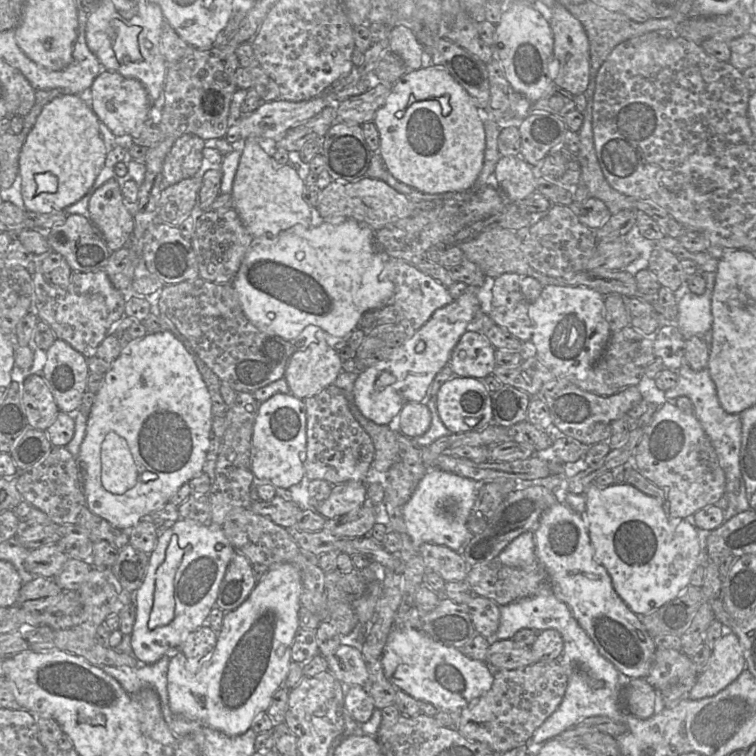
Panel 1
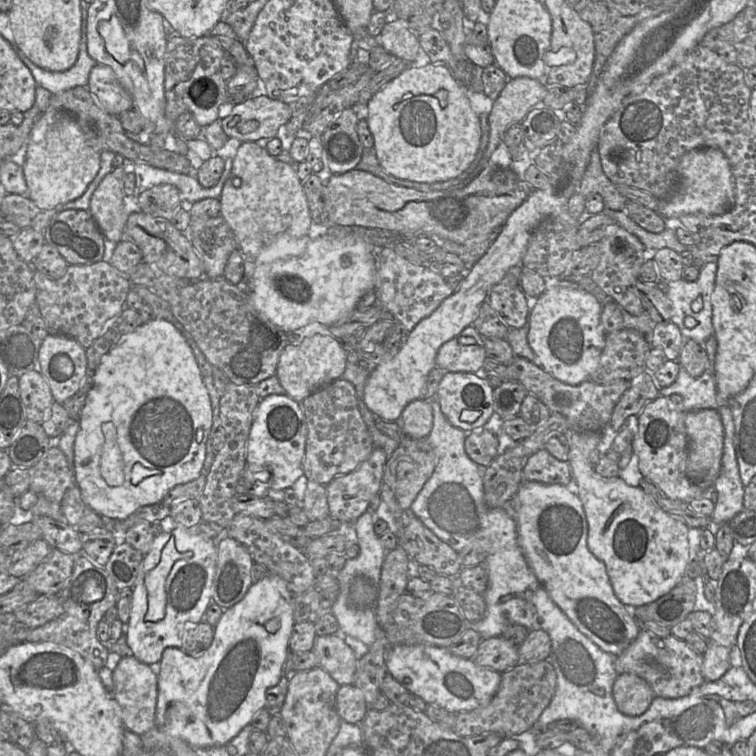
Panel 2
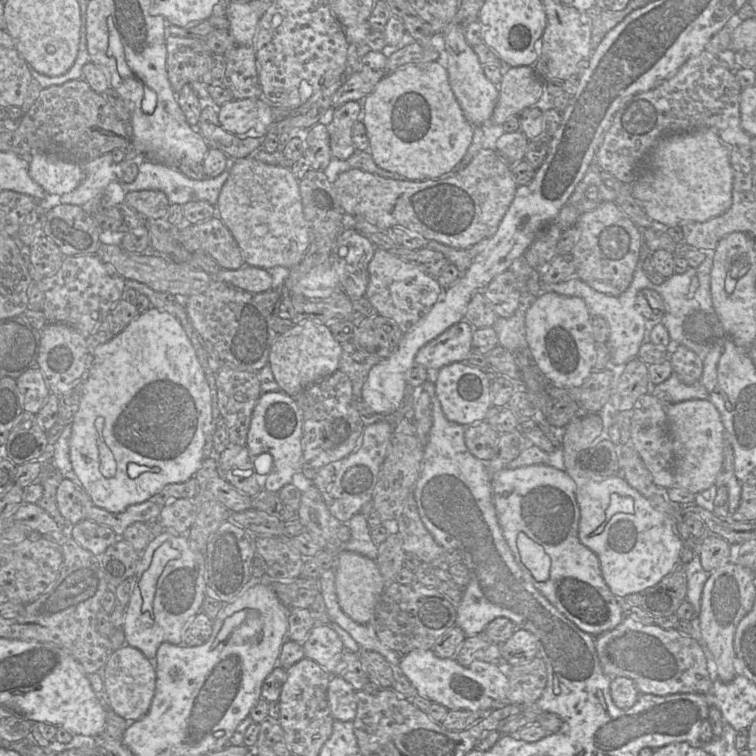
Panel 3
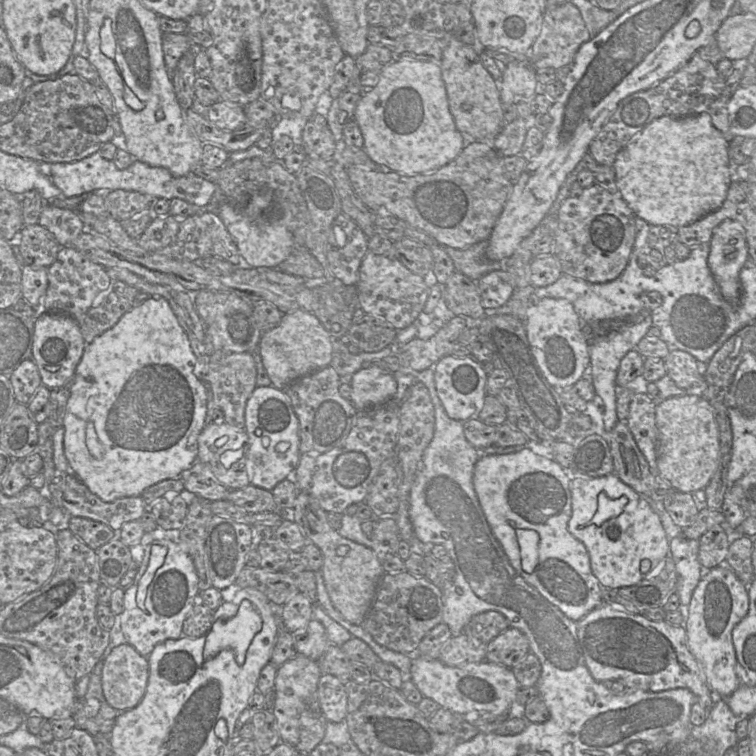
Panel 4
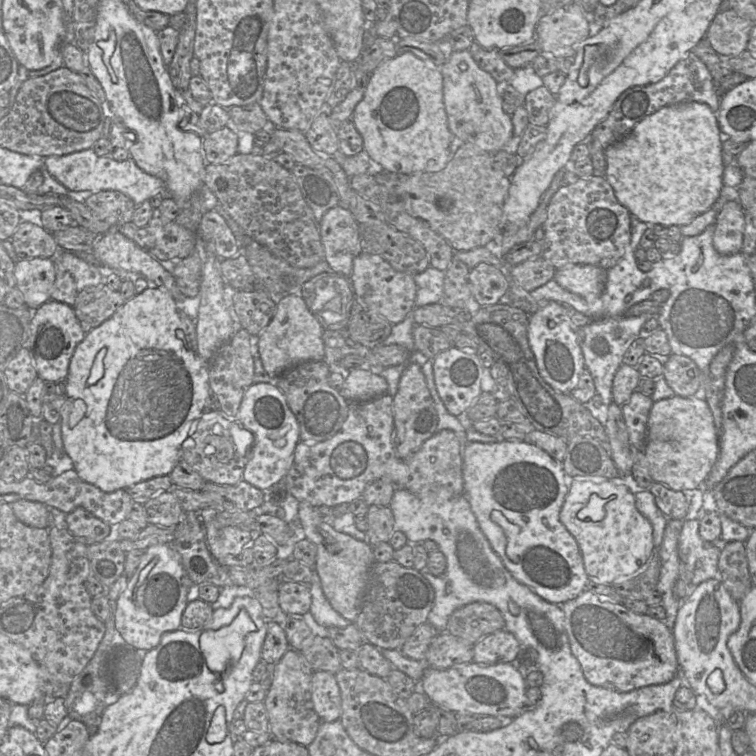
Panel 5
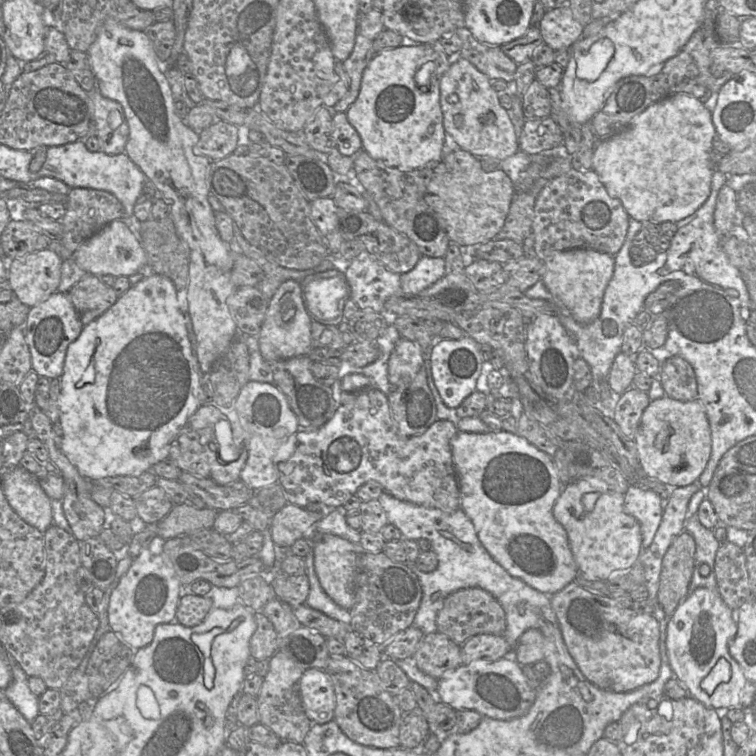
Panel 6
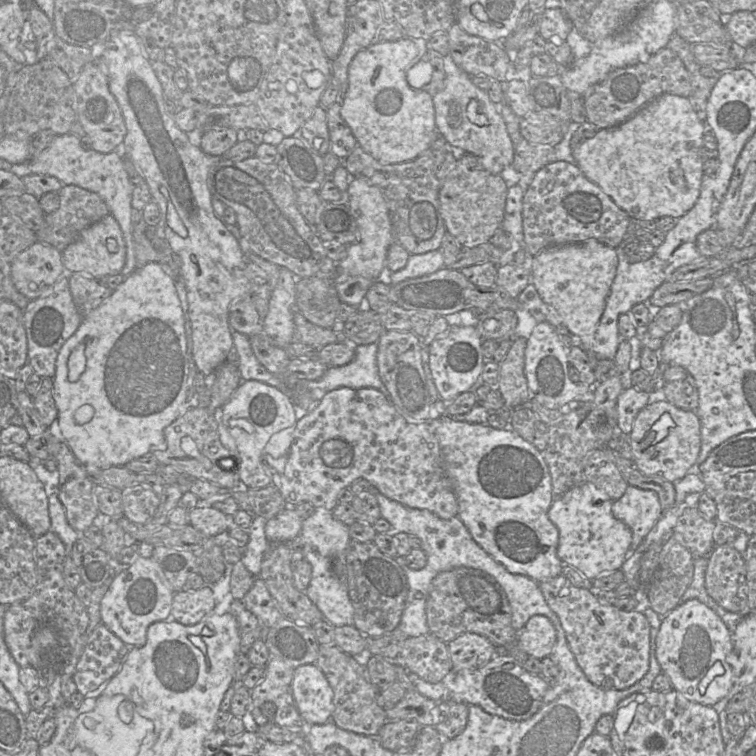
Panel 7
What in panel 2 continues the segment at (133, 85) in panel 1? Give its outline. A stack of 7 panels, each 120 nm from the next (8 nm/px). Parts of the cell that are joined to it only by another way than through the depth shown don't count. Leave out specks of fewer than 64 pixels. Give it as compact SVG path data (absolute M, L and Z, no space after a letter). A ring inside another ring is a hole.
M96 64L89 75L88 89L108 113L119 116L133 107L131 95L119 83L112 68Z

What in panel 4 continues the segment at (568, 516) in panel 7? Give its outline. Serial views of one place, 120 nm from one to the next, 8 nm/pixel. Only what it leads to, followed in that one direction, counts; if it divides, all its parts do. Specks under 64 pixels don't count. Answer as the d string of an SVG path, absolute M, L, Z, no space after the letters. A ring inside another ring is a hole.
M612 473L602 477L571 477L572 513L569 532L586 547L592 573L602 586L619 589L654 576L670 553L669 538L659 515L644 496Z

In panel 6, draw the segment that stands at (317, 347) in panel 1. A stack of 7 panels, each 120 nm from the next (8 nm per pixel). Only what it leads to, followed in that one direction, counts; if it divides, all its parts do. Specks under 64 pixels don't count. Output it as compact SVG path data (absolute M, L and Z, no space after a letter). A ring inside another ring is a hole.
M294 280L283 282L269 301L264 322L258 335L258 344L263 359L268 363L299 356L307 356L311 350L312 319L304 306L300 283Z

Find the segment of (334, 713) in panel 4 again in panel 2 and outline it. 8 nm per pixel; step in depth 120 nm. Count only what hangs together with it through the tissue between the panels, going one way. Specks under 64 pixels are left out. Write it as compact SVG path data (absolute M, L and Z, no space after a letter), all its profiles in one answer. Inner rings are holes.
M354 684L339 686L336 694L336 708L342 721L360 724L369 707L363 692Z

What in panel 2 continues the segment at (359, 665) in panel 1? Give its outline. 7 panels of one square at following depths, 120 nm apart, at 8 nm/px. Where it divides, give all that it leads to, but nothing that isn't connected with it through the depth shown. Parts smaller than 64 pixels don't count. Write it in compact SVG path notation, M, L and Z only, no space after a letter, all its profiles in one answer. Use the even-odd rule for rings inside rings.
M336 634L316 636L311 651L339 686L354 684L358 658L342 638Z

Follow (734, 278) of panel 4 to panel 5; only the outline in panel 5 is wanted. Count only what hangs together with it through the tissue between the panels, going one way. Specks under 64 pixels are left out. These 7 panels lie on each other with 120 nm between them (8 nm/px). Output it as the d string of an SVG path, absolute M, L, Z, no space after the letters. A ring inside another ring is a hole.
M737 200L727 201L718 212L713 246L721 255L740 253L743 243L745 212Z

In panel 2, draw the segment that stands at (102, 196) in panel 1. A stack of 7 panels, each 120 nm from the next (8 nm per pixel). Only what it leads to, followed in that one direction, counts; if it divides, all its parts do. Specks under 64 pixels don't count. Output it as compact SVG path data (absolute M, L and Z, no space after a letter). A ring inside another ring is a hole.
M125 160L121 167L114 169L102 179L90 199L89 212L91 216L104 237L116 243L126 238L125 226L129 215L124 212L123 177L127 171L133 171L133 165L131 161Z

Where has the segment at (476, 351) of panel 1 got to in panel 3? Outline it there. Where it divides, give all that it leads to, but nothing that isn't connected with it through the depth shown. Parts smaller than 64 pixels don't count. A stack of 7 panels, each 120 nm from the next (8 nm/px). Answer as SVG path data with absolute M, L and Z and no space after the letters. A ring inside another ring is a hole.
M465 319L452 325L418 350L415 363L427 370L437 371L454 362L466 363L472 351L473 331Z

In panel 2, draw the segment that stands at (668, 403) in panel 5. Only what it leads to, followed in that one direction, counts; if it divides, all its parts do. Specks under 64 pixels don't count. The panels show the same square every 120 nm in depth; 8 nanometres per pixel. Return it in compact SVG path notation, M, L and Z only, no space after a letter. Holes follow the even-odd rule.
M717 410L685 413L688 437L687 476L702 488L712 488L722 467L724 428Z

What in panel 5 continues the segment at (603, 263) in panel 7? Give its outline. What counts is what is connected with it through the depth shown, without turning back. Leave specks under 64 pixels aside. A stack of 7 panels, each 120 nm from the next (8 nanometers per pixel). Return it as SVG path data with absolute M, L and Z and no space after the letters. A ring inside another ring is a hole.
M568 264L556 270L554 280L564 289L595 301L603 293L607 270L591 264Z

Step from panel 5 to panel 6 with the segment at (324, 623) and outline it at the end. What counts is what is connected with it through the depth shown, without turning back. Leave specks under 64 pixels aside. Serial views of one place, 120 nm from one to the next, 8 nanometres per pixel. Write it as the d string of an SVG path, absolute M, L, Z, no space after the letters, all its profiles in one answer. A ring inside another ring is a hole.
M312 544L311 550L303 559L307 566L306 574L309 578L310 584L309 594L306 599L307 606L326 614L330 618L336 619L346 625L350 625L352 620L350 610L344 609L337 605L325 593L320 585L314 568L314 553L312 550Z

